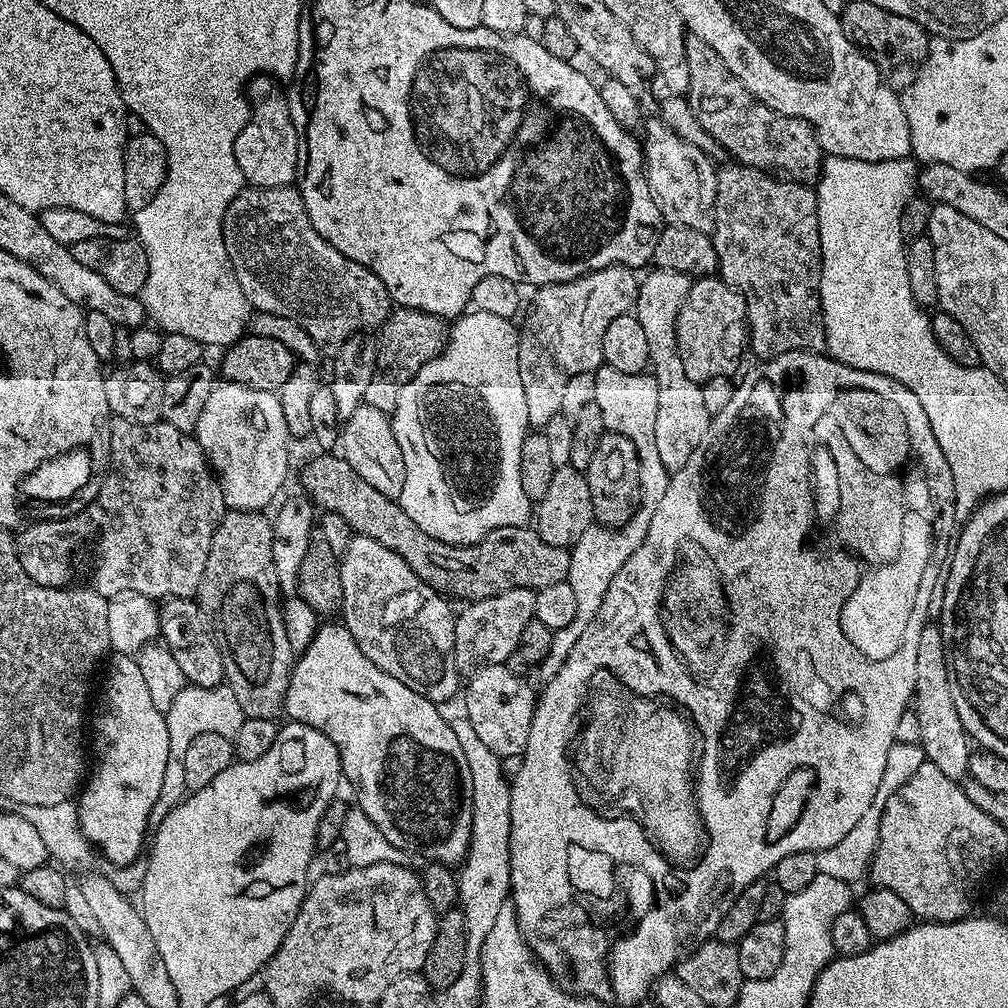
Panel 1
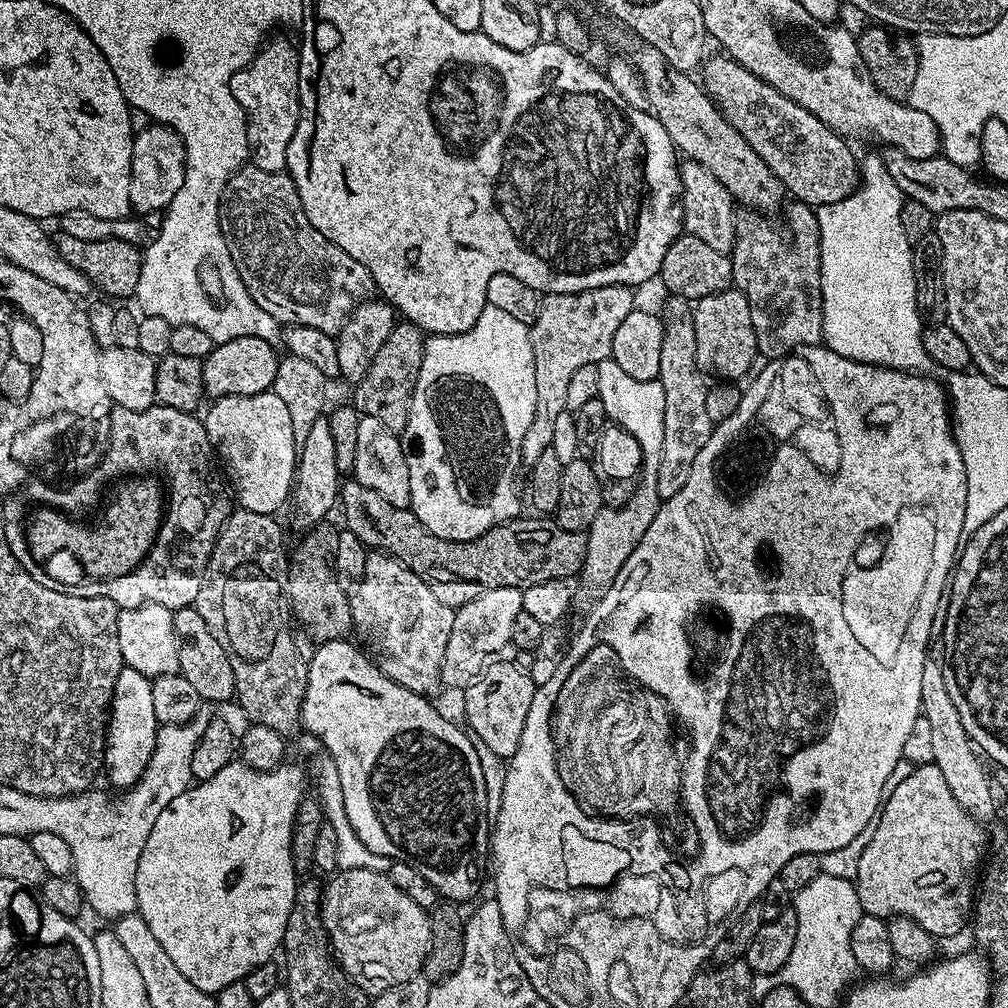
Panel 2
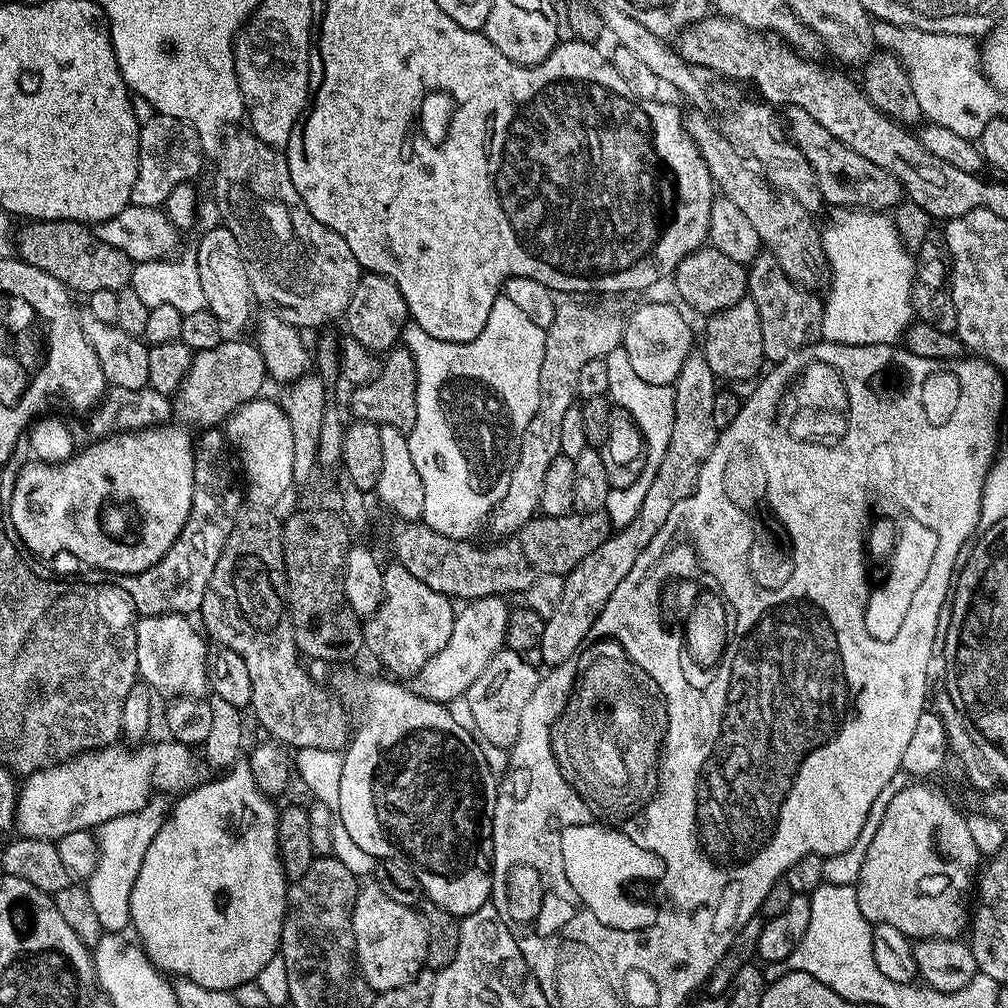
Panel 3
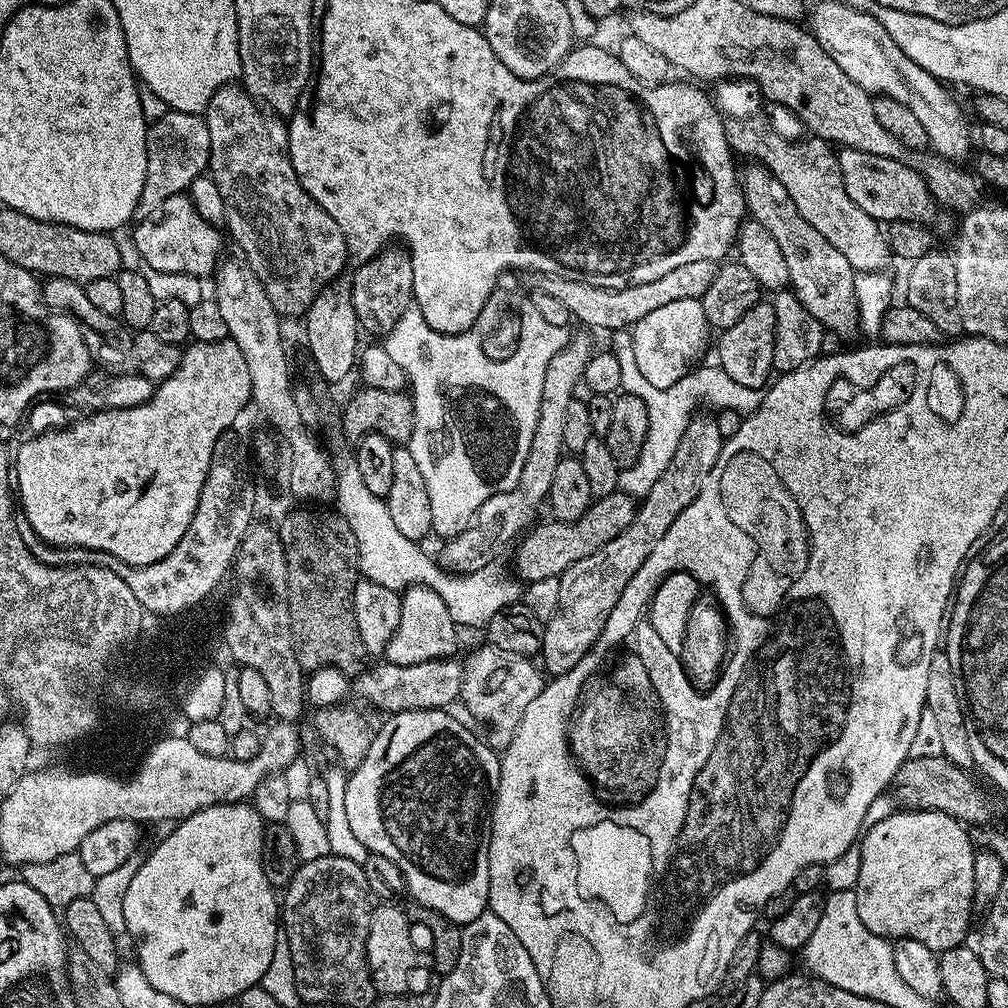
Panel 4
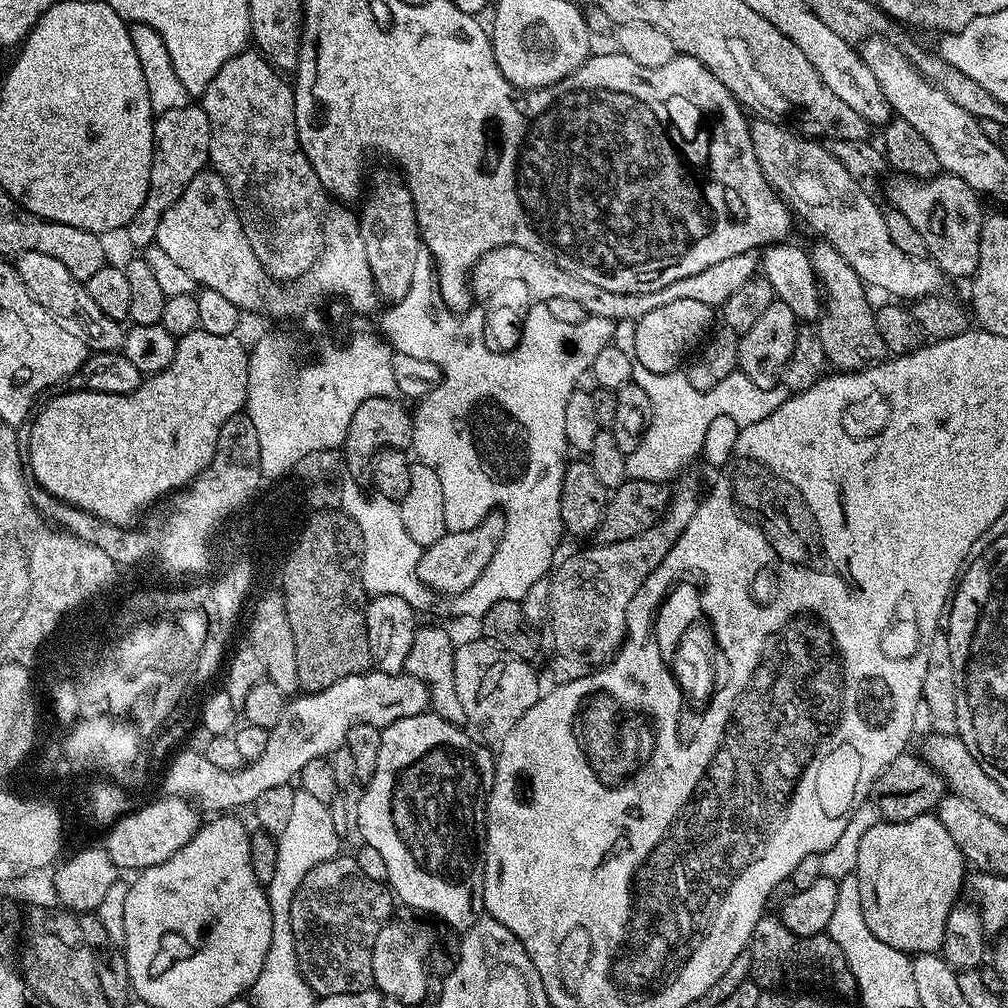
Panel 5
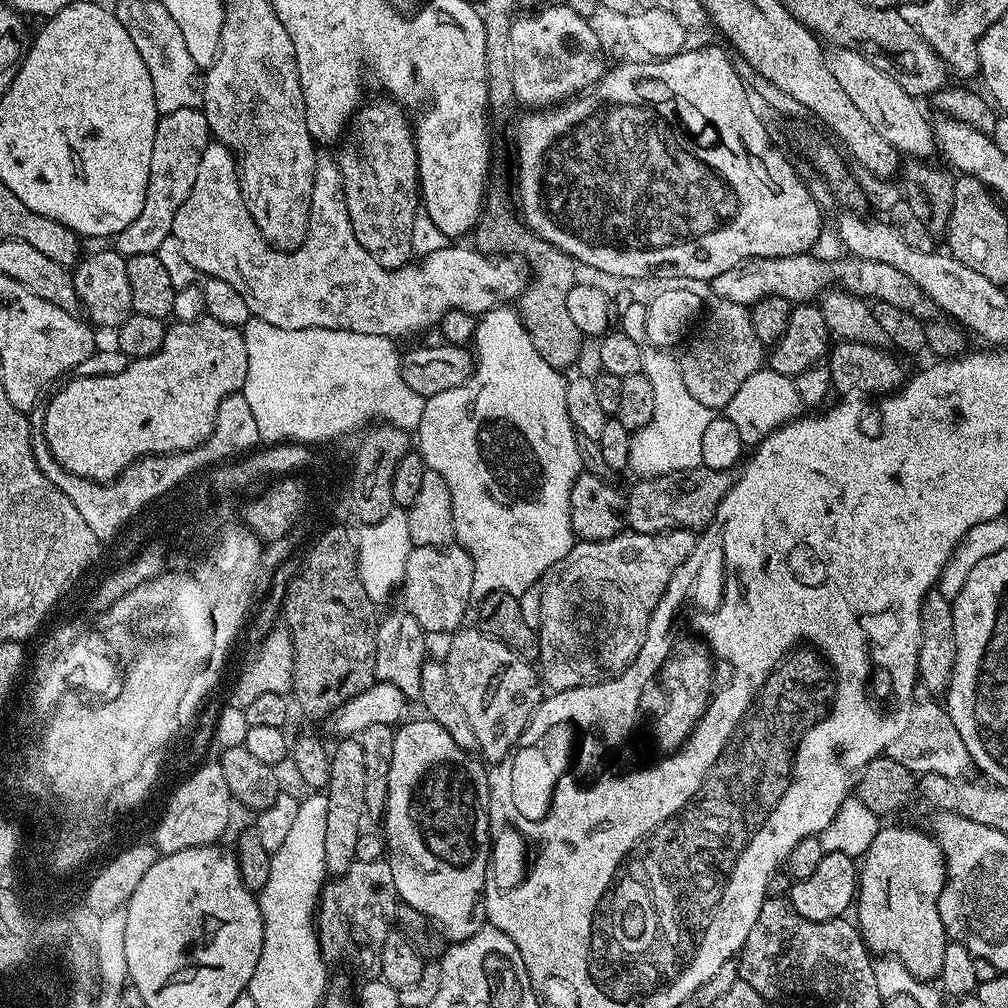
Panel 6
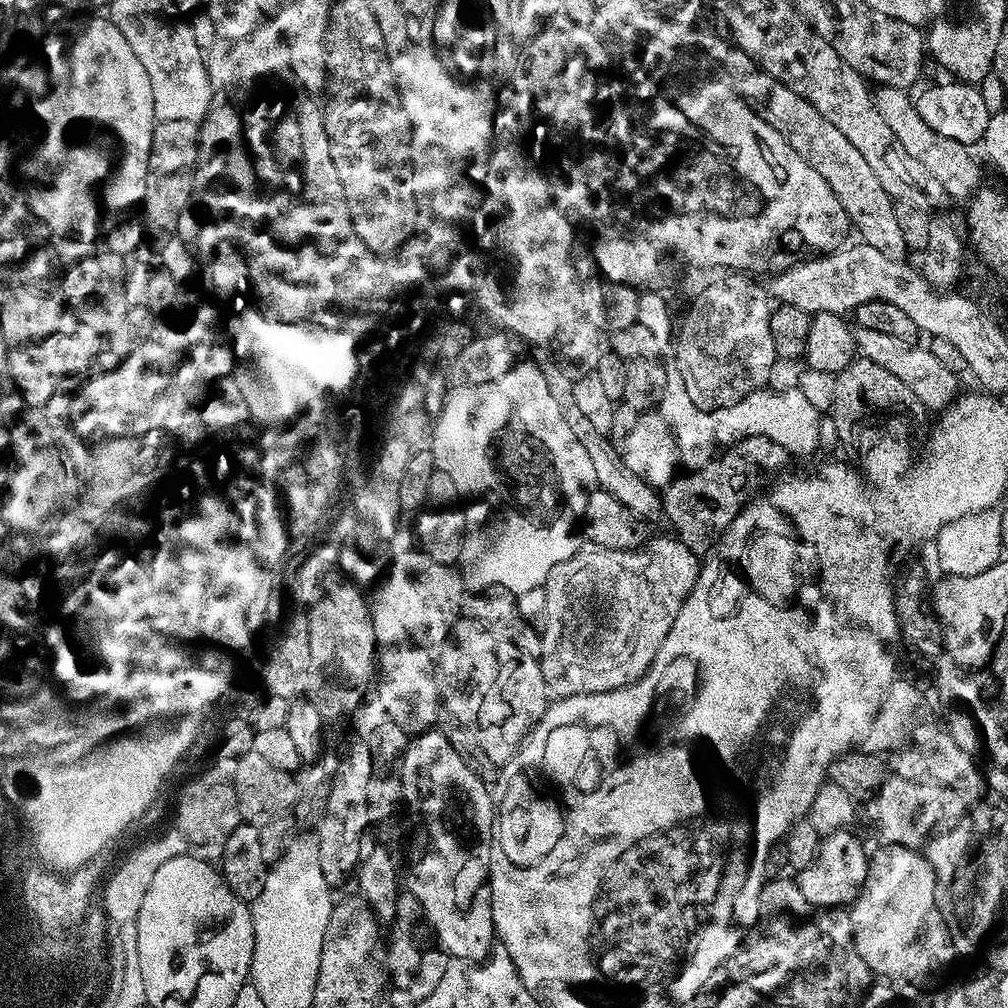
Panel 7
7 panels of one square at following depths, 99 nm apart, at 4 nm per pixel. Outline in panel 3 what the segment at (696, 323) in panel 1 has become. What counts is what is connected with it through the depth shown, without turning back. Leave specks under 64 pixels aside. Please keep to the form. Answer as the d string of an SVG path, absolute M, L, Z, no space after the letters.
M750 298L734 302L721 312L711 313L704 328L702 351L710 370L721 381L733 382L744 379L757 379L760 367L766 364L762 350L762 322L758 319L758 306Z

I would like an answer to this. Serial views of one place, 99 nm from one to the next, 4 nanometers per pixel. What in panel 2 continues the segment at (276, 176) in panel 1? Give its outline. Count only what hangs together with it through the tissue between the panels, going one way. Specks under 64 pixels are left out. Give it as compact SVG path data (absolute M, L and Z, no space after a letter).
M272 40L261 44L256 57L242 70L238 70L230 78L230 90L234 98L244 107L248 118L248 150L251 163L262 170L282 172L288 167L288 147L290 138L294 138L294 130L298 126L300 117L300 91L298 78L300 77L300 54L295 43L288 40Z

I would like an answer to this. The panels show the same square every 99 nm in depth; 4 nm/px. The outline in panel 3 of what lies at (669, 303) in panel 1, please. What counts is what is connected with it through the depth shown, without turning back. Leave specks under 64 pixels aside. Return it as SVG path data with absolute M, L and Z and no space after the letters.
M692 351L673 387L674 430L670 430L670 446L666 446L662 462L658 462L658 474L654 474L654 483L642 501L642 510L638 510L634 522L624 524L621 532L613 531L608 540L594 550L594 554L586 554L586 558L582 558L582 562L578 562L578 566L574 566L574 570L564 577L562 602L558 602L558 610L545 619L538 649L538 655L548 666L566 662L566 658L580 649L610 594L614 594L614 590L618 590L618 582L630 574L639 554L650 546L651 539L666 523L670 510L674 510L678 502L696 489L700 467L716 445L718 429L714 426L714 398L717 391L718 378L710 370L703 351Z

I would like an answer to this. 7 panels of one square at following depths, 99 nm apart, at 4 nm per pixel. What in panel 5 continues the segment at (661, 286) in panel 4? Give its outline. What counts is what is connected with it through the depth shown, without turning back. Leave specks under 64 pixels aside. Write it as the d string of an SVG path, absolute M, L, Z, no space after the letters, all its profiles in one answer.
M498 246L486 254L472 268L470 287L473 297L483 298L494 294L502 282L522 282L530 290L534 298L547 302L550 298L567 298L578 302L585 314L606 318L613 322L622 319L638 321L650 310L658 310L658 306L666 306L669 302L679 302L681 298L690 298L694 302L702 302L713 306L722 306L734 290L746 286L746 282L754 279L758 272L758 256L756 252L734 254L734 258L726 258L714 266L706 266L706 270L698 270L698 274L690 274L688 278L678 278L678 282L670 282L670 286L662 286L662 290L650 294L618 294L614 290L602 290L602 286L594 286L578 274L570 274L570 270L562 270L562 266L554 266L554 262L546 262L546 258L538 258L538 254L530 254L530 250L522 250L522 246Z

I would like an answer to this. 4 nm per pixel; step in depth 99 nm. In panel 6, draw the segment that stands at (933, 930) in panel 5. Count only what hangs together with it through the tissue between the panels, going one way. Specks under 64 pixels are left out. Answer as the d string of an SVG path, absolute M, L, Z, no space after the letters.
M881 827L874 842L870 842L870 850L863 854L862 863L858 868L858 895L854 901L854 920L869 953L877 957L893 956L894 959L900 960L899 967L910 973L914 979L935 981L942 970L943 954L949 943L936 905L942 894L944 878L944 855L938 842L927 831Z

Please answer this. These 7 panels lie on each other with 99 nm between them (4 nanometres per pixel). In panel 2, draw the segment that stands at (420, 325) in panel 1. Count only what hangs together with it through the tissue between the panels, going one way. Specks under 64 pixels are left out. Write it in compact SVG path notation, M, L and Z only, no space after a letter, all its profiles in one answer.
M397 322L394 330L390 330L390 338L382 342L374 362L370 362L370 370L366 370L366 378L355 384L353 392L356 393L350 397L361 416L378 418L378 422L382 422L382 426L391 432L403 432L406 418L410 418L410 402L418 382L418 370L422 370L425 339L425 333L415 324Z

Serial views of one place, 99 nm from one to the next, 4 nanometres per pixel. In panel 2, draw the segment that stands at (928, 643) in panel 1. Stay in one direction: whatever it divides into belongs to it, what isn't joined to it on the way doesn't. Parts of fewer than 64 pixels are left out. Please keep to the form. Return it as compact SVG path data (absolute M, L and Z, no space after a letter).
M929 658L922 666L922 698L920 699L922 720L923 723L928 723L931 763L936 764L938 770L942 770L942 778L946 778L946 786L950 786L950 794L954 794L958 806L962 806L966 814L981 822L992 819L995 821L998 816L998 800L994 795L994 784L990 779L989 769L987 767L984 769L985 761L981 753L966 734L966 726L962 726L962 717L958 715L958 709L950 699L950 689L946 687L943 667L937 661L935 664L934 660Z

